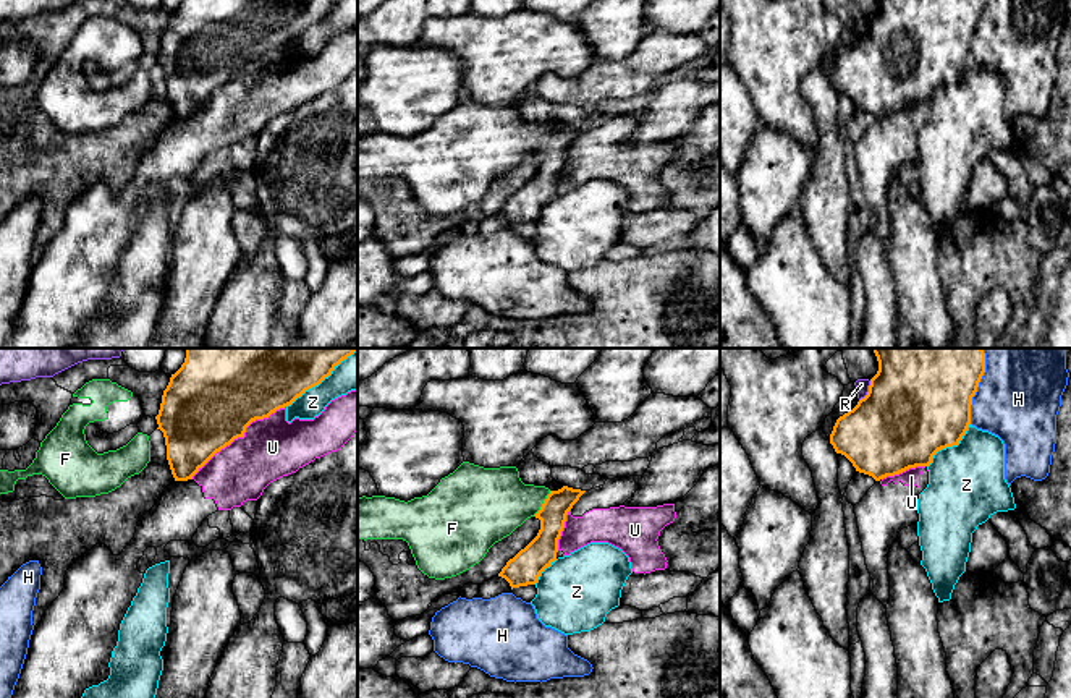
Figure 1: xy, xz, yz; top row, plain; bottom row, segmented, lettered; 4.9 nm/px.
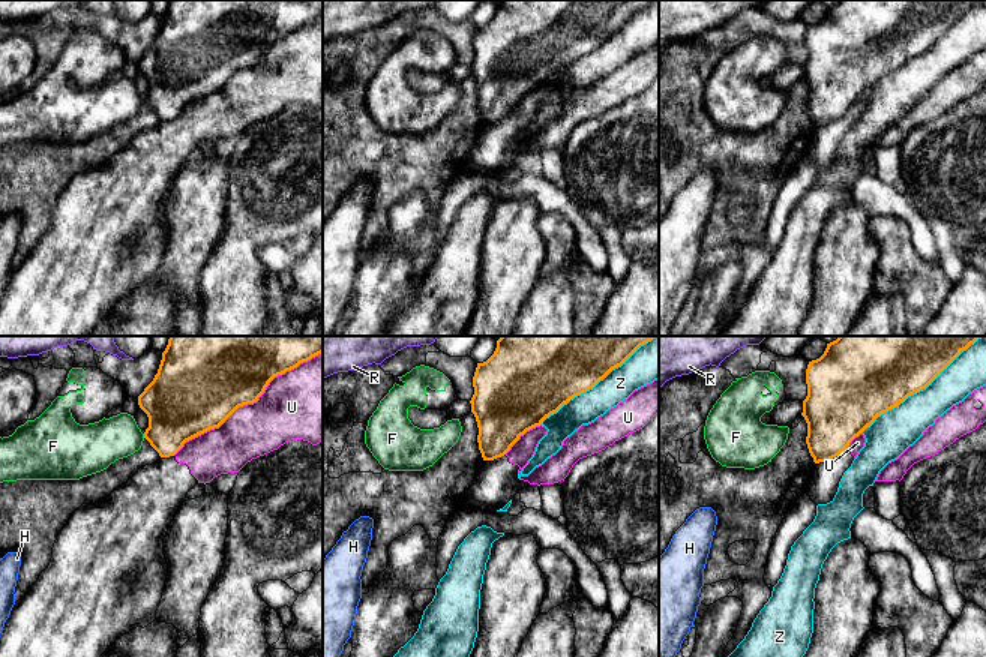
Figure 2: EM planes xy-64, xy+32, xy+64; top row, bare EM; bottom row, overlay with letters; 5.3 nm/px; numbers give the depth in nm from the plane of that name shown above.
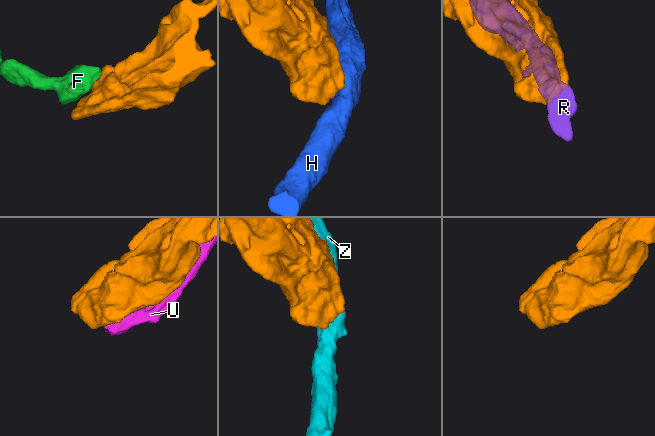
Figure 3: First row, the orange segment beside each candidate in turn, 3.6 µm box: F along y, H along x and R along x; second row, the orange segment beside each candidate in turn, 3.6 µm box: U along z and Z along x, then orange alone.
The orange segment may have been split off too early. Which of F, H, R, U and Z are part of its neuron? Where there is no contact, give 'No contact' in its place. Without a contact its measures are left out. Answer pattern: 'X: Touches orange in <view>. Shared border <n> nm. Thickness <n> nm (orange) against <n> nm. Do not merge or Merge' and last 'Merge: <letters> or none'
F: Touches orange in xz. Shared border 160 nm. Thickness 150 nm (orange) against 360 nm. Merge
H: Touches orange in yz. Shared border 320 nm. Thickness 440 nm (orange) against 400 nm. Do not merge
R: Touches orange in yz. Shared border 120 nm. Thickness 480 nm (orange) against 60 nm. Do not merge
U: Touches orange in xy. Shared border 600 nm. Thickness 440 nm (orange) against 300 nm. Do not merge
Z: Touches orange in xy. Shared border 340 nm. Thickness 260 nm (orange) against 140 nm. Do not merge
Merge: F

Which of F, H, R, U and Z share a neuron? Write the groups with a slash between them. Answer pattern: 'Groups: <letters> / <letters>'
Groups: F / H / R / U / Z

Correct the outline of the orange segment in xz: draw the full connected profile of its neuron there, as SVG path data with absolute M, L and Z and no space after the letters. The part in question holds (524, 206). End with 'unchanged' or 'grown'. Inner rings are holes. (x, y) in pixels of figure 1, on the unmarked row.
M463 99L427 133L408 139L385 133L358 134L358 177L403 177L424 212L445 217L479 201L495 180L536 154L540 157L537 173L498 211L513 227L536 222L540 211L557 198L566 152L584 130L568 123L550 128L545 123L524 121L516 104L484 105Z; grown

